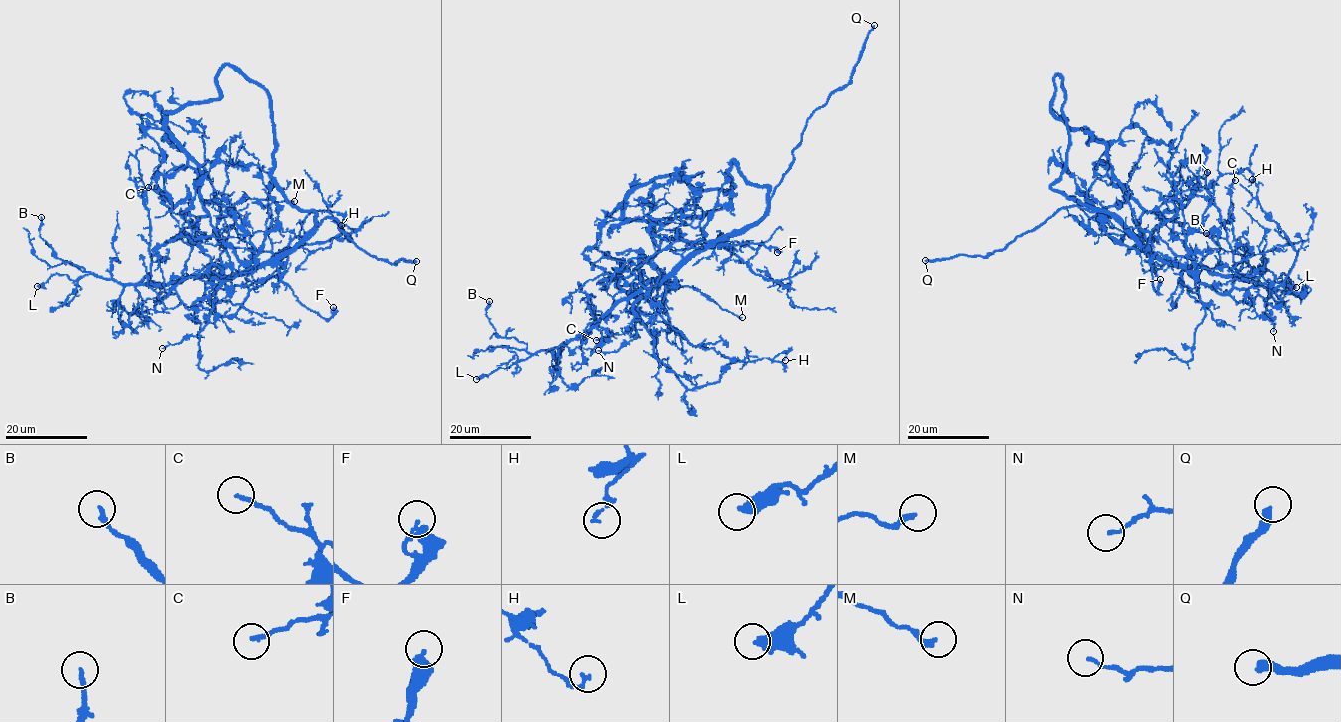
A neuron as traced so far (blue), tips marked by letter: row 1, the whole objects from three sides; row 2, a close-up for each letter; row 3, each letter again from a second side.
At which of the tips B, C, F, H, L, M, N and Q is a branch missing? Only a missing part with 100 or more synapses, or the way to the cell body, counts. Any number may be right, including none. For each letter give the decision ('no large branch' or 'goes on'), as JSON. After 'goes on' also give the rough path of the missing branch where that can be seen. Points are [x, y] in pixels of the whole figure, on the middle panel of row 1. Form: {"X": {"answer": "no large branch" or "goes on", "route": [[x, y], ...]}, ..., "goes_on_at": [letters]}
{"B": {"answer": "no large branch"}, "C": {"answer": "no large branch"}, "F": {"answer": "no large branch"}, "H": {"answer": "no large branch"}, "L": {"answer": "no large branch"}, "M": {"answer": "no large branch"}, "N": {"answer": "no large branch"}, "Q": {"answer": "goes on"}, "goes_on_at": ["Q"]}

